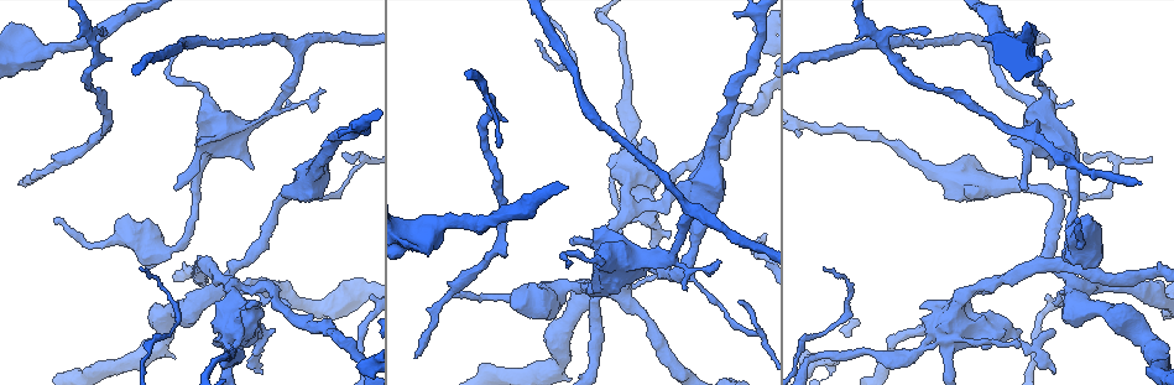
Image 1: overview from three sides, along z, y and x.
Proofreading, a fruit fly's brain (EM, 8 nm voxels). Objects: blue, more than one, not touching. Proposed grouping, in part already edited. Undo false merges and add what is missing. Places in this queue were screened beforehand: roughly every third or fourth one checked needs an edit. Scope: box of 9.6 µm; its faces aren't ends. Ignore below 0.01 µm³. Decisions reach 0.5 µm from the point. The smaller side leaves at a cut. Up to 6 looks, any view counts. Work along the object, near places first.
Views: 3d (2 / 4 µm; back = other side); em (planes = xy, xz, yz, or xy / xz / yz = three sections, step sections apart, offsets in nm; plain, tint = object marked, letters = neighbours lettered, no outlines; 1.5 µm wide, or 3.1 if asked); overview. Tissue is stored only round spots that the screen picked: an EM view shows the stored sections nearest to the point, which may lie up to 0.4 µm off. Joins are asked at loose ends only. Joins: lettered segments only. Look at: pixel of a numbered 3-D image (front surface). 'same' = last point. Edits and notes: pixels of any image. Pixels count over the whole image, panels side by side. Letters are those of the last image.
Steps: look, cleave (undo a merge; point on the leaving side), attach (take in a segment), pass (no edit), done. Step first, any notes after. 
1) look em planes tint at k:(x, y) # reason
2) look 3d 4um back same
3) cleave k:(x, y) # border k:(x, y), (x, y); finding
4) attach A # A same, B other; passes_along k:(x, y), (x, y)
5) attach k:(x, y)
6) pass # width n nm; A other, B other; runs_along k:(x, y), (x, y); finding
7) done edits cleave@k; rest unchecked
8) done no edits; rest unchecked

look em yz step 8 tint at 1:(918, 351) # sudden change in width

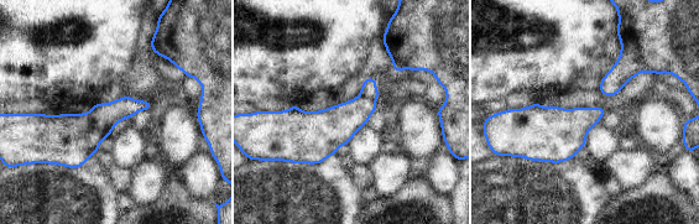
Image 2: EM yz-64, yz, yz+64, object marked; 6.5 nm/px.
look em yz step 8 letters same

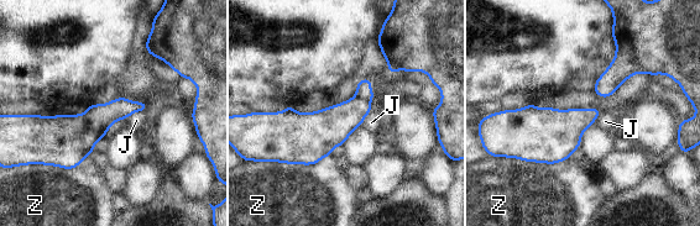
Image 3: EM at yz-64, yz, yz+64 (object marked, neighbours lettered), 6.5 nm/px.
cleave 3:(334, 124) # width 200 nm; J other, Z other; border 3:(355, 96), (369, 103); two neurons meet here

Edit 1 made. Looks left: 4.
look overview # redraw

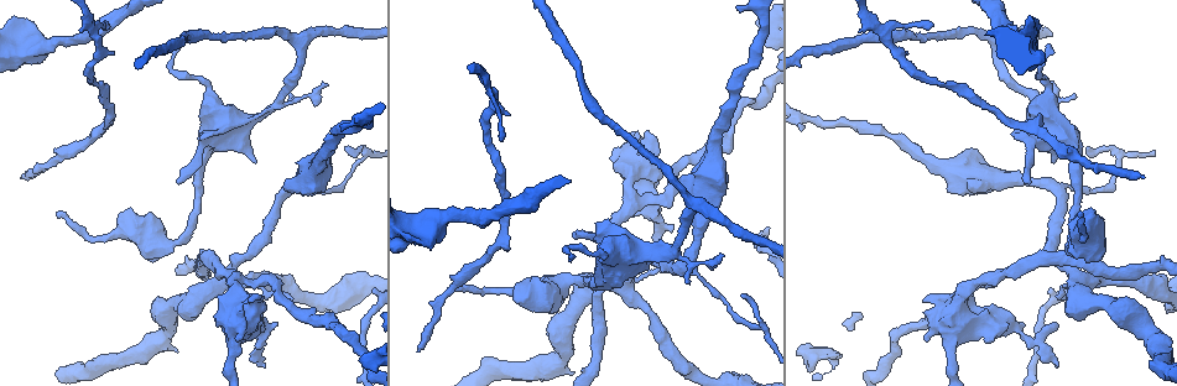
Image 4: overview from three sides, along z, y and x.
look 3d 2um at 4:(304, 97) # narrows sharply

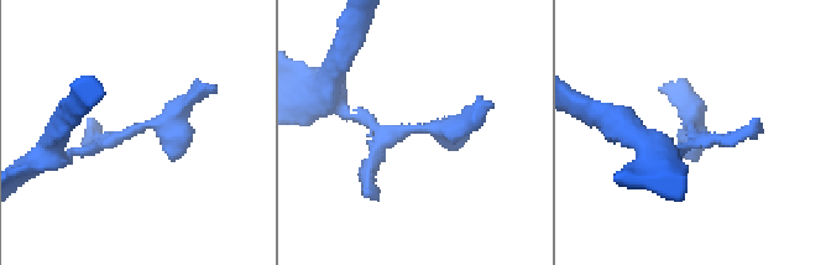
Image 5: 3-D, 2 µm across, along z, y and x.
look em xy step 4 tint at 5:(696, 136)

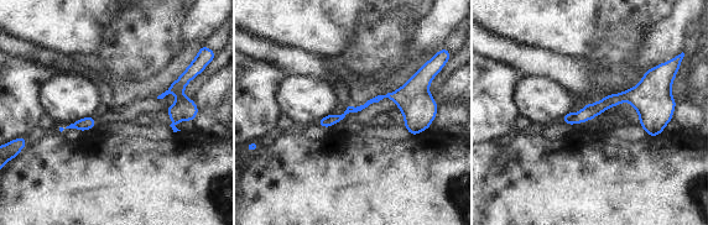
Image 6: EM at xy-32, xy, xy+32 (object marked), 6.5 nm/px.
look em xy step 4 letters same

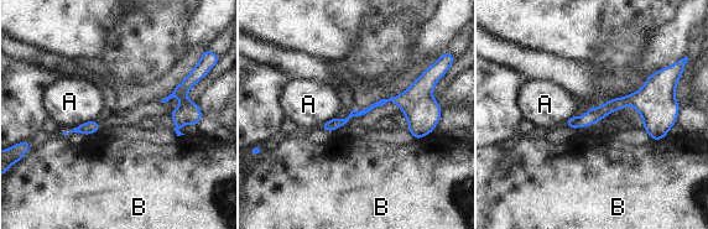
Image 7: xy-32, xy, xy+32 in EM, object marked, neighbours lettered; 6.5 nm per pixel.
pass # width 60 nm; longest_contact A 220 nm; A other, B other; continuous, no second neuron

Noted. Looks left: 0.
done edits cleave@3; rest unchecked

